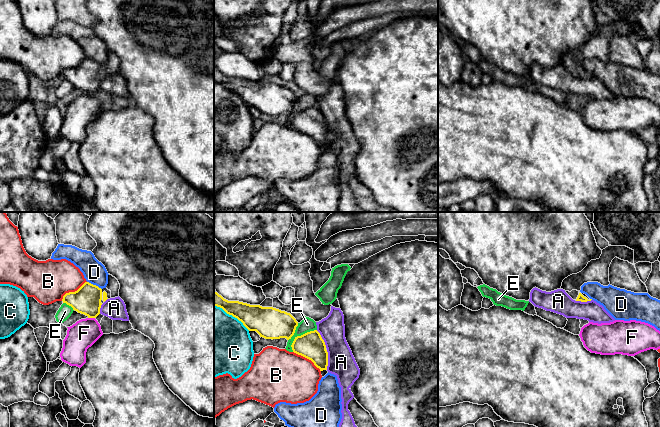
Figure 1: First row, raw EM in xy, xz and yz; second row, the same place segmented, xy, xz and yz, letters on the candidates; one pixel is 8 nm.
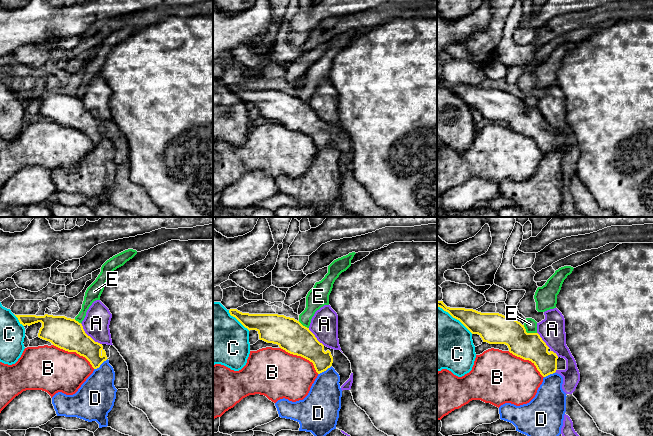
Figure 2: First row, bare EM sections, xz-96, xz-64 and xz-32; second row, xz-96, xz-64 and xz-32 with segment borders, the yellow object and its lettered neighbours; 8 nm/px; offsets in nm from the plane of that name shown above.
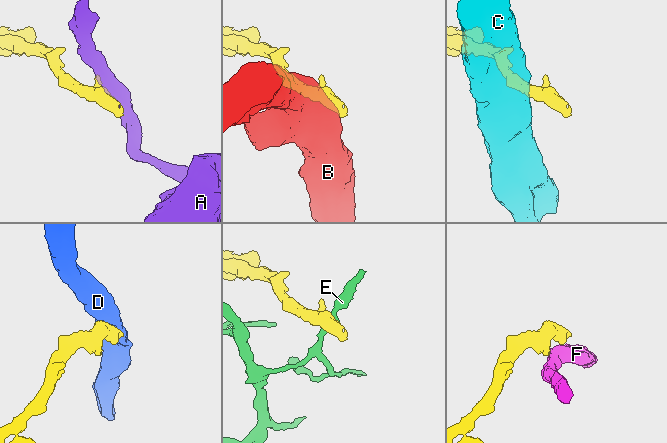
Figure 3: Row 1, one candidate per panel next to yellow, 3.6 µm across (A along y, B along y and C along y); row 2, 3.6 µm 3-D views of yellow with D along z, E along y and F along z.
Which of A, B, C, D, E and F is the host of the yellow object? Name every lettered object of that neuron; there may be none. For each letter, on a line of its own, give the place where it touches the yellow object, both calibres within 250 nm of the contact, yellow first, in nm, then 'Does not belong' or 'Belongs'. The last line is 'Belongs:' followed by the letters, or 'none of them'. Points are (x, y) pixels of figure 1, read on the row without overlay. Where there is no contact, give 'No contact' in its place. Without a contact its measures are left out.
A: Touches yellow at xz (327, 136). Thickness 220 nm (yellow) against 220 nm. Does not belong
B: Touches yellow at xz (307, 134). Thickness 220 nm (yellow) against 420 nm. Does not belong
C: Touches yellow at xz (232, 91). Thickness 200 nm (yellow) against 480 nm. Does not belong
D: Touches yellow at xy (94, 61). Thickness 220 nm (yellow) against 180 nm. Does not belong
E: Touches yellow at xz (299, 112). Thickness 220 nm (yellow) against 110 nm. Does not belong
F: Touches yellow at xy (91, 93). Thickness 220 nm (yellow) against 220 nm. Does not belong
Belongs: none of them

